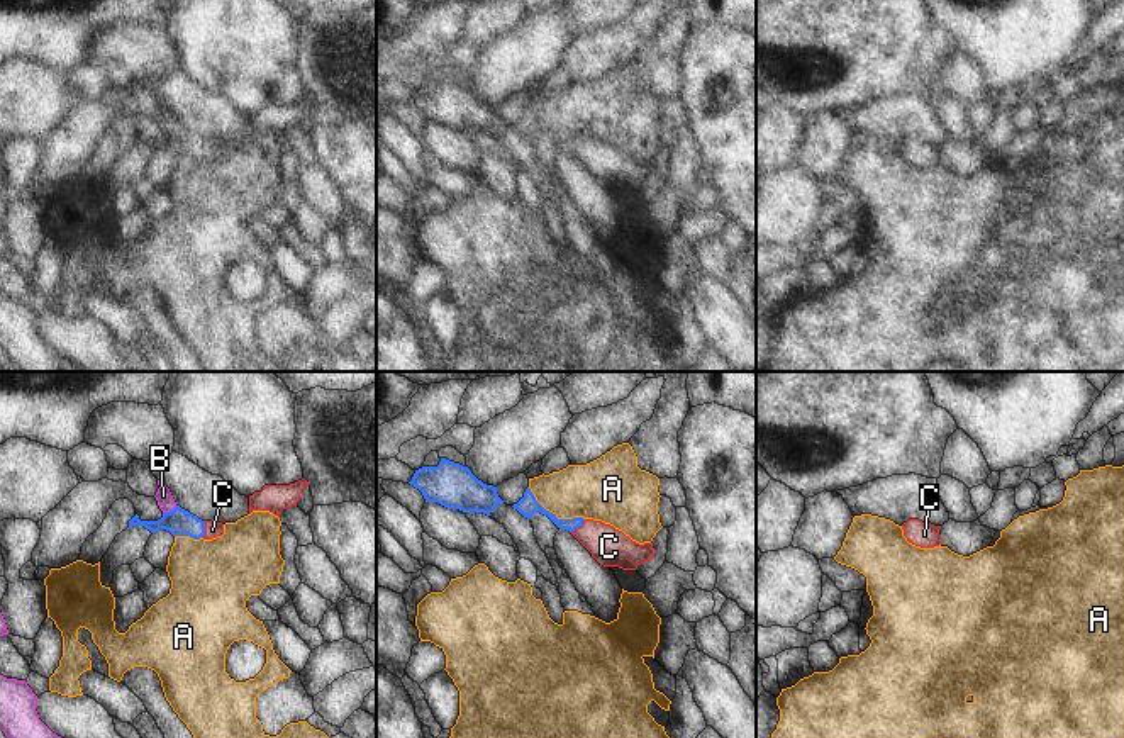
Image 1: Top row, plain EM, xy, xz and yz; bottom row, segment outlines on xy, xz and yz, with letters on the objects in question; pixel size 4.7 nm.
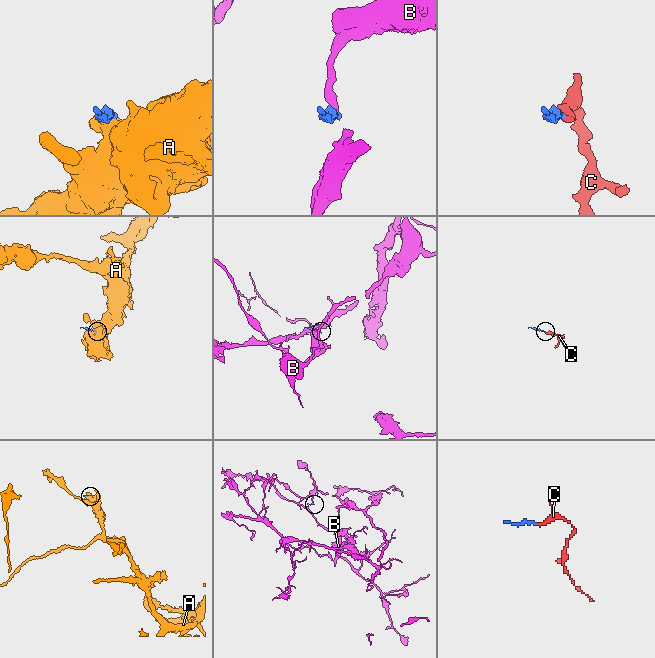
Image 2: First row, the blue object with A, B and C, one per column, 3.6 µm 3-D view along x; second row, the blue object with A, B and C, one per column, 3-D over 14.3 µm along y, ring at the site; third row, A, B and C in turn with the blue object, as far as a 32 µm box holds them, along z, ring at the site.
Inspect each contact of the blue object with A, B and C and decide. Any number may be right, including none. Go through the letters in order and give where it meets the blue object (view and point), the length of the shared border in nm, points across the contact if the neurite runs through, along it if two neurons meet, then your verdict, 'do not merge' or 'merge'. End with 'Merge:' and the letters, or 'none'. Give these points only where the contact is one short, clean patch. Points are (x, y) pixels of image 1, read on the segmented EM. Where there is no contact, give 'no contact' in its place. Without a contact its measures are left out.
A: meets blue in xz at (555, 514); contact 320 nm long; border along xz (528, 487), (558, 518), (584, 519); do not merge
B: meets blue in xy at (170, 511); contact 80 nm long; border along xy (177, 506), (163, 513); do not merge
C: meets blue in xz at (577, 528); contact 100 nm long; runs through xz (529, 506), (577, 528), (597, 536), (609, 547); merge
Merge: C

